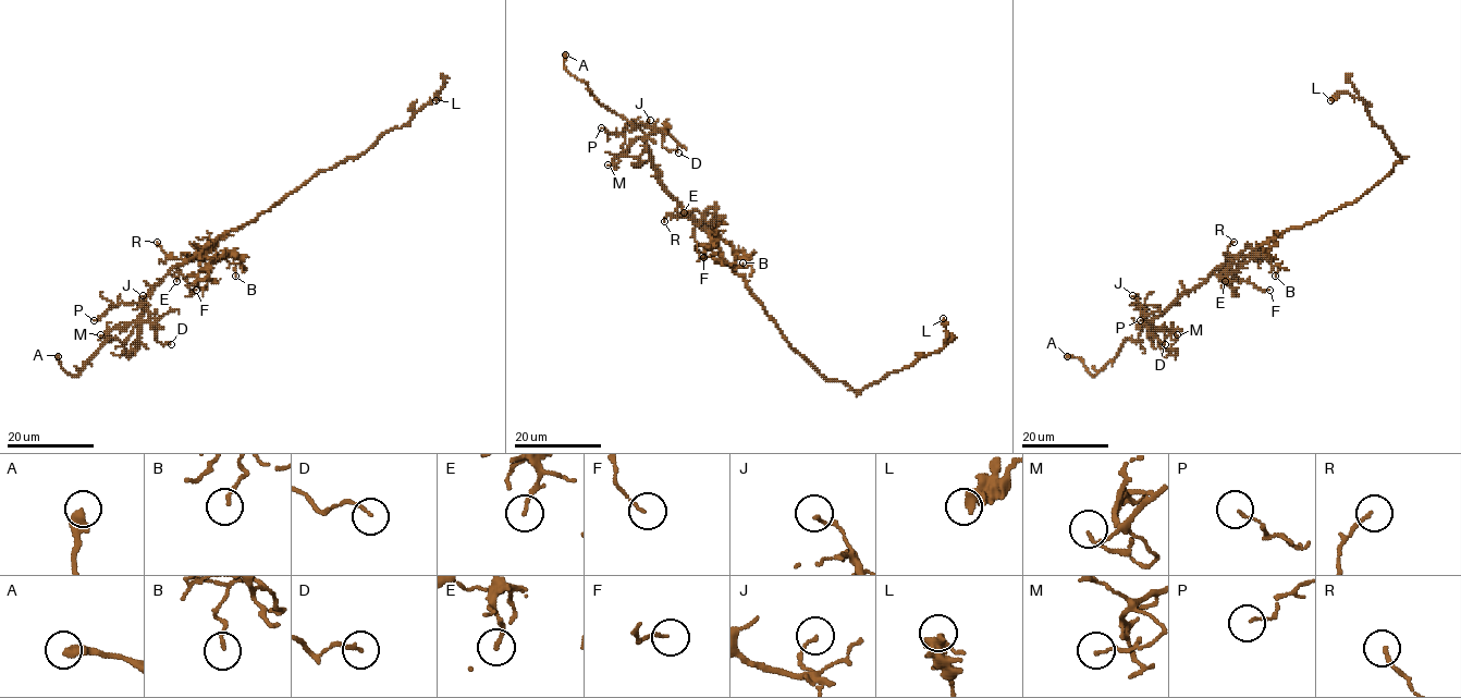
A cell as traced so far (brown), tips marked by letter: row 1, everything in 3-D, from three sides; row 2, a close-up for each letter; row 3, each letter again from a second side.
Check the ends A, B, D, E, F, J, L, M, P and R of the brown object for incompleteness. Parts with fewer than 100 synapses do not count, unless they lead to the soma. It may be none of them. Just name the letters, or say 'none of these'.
A

